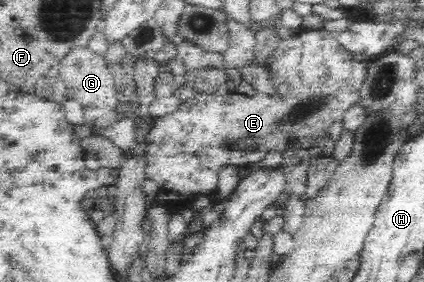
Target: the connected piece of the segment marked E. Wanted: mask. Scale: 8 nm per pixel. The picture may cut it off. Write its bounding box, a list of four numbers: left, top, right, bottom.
[143,29,367,201]

